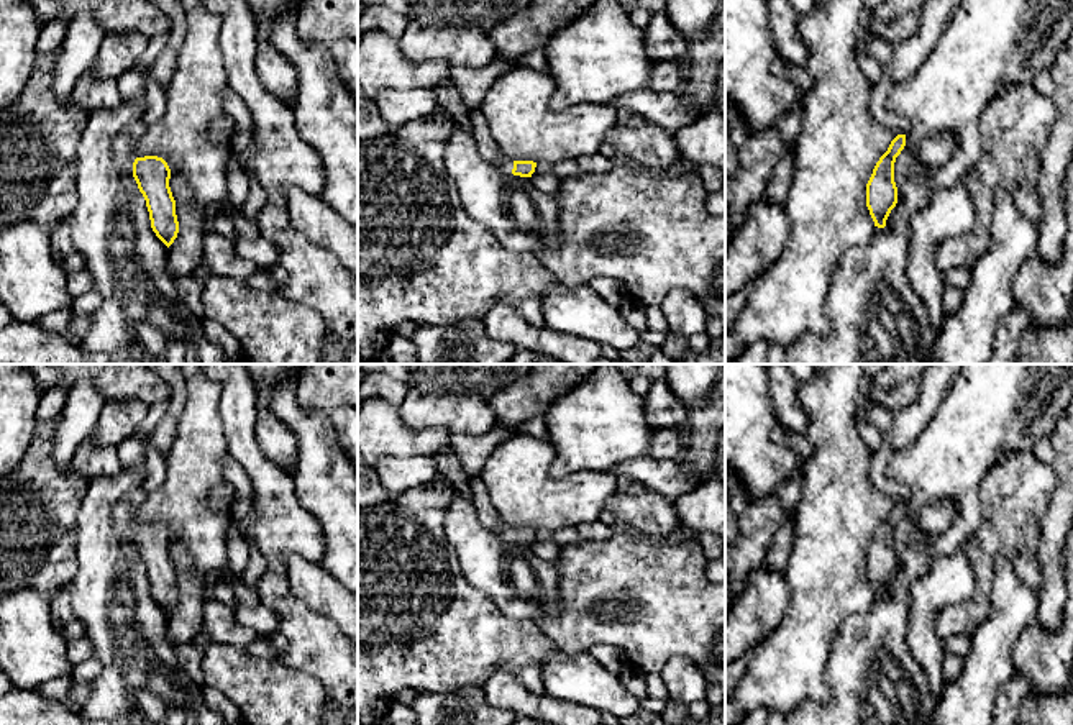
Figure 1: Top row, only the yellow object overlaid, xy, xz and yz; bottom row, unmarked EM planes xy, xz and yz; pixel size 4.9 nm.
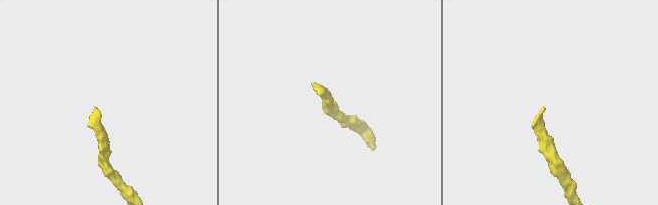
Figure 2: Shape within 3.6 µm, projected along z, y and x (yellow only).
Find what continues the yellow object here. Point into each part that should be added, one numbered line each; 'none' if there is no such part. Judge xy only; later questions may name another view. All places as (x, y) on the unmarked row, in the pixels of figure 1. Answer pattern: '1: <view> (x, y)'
1: xy (123, 515)

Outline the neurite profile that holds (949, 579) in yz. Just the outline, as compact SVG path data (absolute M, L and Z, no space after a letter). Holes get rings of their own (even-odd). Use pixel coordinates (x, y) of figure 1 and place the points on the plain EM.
M965 545L950 556L932 559L925 574L912 584L907 643L935 699L945 687L945 651L934 630L935 615L943 607L970 599L975 590L976 581Z

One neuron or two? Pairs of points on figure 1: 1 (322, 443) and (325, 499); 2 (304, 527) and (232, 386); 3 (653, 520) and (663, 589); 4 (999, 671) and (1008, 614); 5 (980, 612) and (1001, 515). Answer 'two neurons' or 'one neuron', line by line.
1: one neuron
2: one neuron
3: two neurons
4: one neuron
5: one neuron

